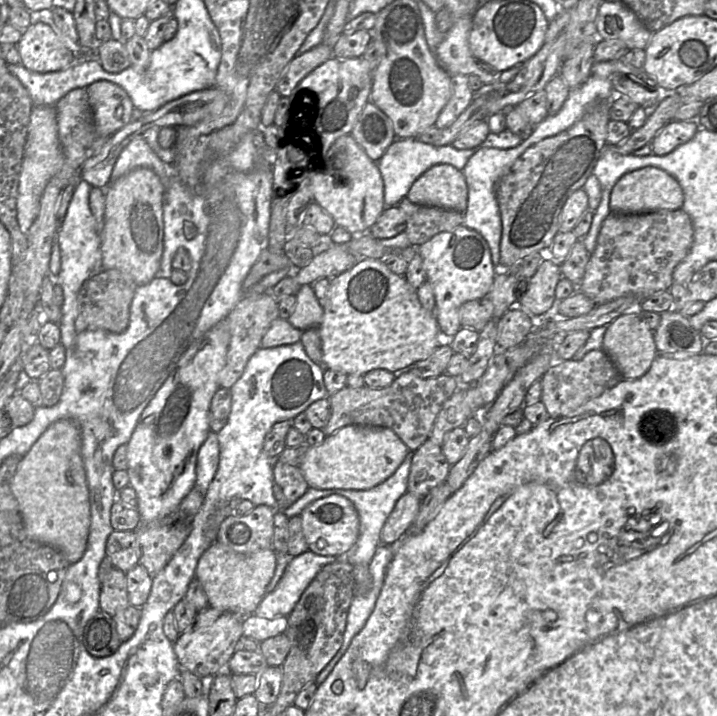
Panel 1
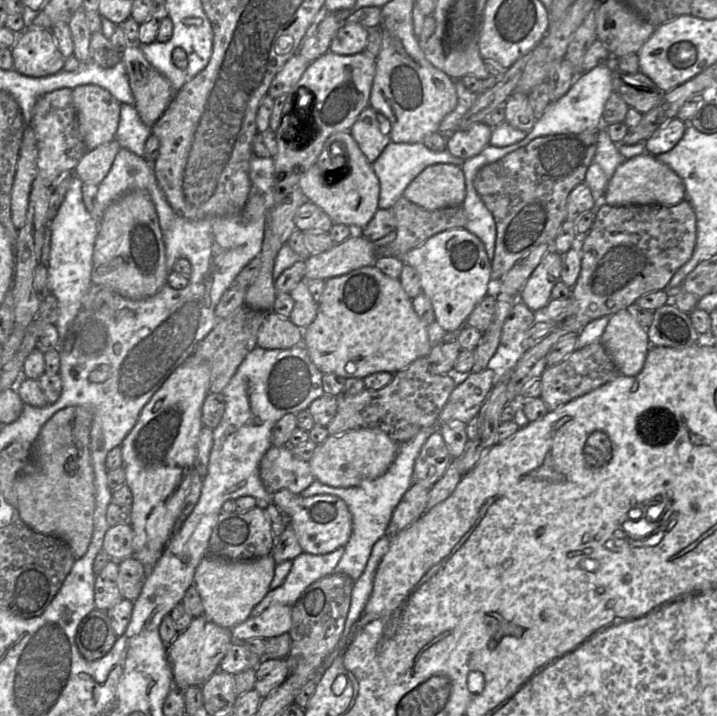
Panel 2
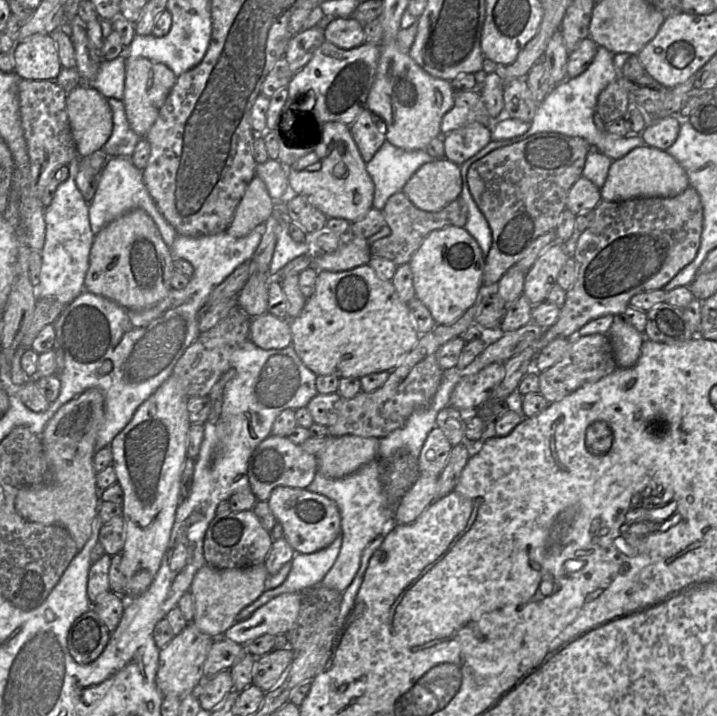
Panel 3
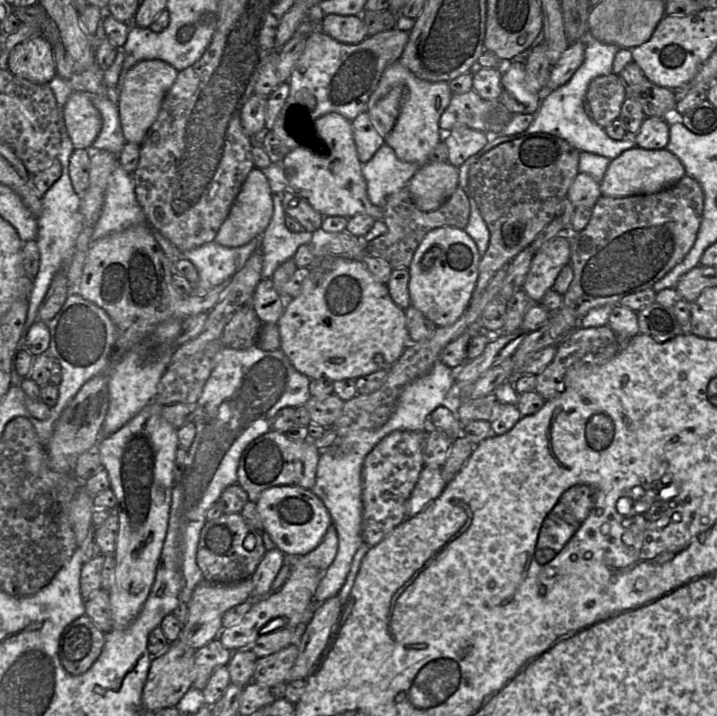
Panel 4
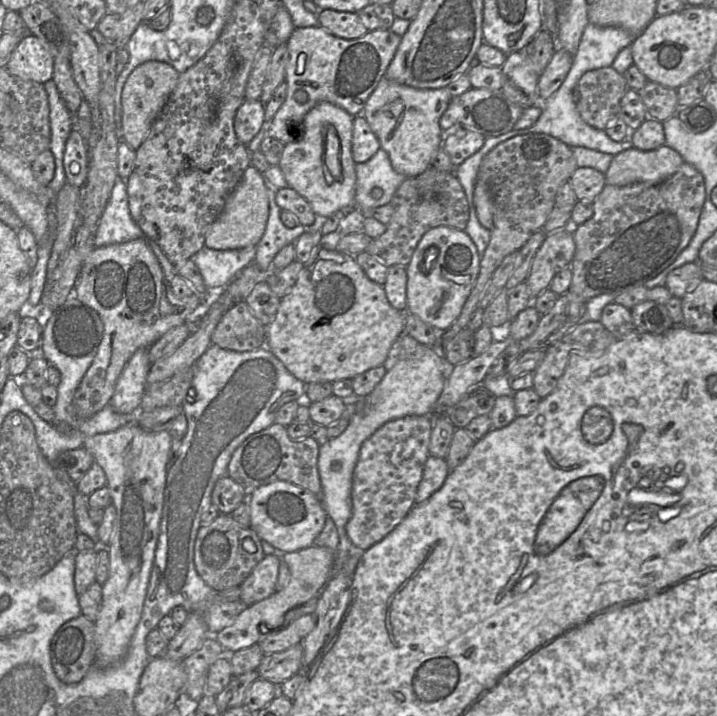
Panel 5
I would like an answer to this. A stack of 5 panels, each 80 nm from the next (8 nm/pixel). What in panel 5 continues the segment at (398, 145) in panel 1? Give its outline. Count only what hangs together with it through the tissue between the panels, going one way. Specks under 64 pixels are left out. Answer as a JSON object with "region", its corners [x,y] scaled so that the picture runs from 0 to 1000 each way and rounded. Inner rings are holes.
{"region":[[[529,208],[512,226],[498,228],[494,292],[513,299],[520,292],[544,284],[547,275],[566,247],[554,242],[540,212]],[[520,263],[534,265],[534,274],[523,279],[517,274]]]}

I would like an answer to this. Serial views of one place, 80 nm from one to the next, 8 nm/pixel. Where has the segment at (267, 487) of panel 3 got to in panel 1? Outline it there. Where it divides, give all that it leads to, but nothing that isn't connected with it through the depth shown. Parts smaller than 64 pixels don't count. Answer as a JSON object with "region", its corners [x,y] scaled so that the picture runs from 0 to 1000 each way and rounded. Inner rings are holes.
{"region":[[[381,642],[381,668],[396,690],[389,712],[410,704],[431,682],[417,651],[406,651],[388,642]]]}

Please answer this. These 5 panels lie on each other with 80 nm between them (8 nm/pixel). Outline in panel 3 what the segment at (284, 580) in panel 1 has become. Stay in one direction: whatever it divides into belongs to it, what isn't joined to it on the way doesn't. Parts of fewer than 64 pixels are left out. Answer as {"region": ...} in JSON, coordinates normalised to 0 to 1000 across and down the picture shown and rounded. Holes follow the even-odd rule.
{"region":[[[476,746],[455,765],[431,774],[413,772],[397,811],[384,823],[371,824],[349,845],[354,845],[349,860],[378,837],[397,828],[420,828],[445,817],[467,786],[477,760]]]}

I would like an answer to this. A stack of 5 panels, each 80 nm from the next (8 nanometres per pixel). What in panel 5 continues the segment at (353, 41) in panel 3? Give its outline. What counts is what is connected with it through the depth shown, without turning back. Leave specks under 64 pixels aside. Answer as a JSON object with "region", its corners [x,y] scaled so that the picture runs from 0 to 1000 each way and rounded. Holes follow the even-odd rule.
{"region":[[[453,13],[445,20],[444,27],[448,38],[478,54],[498,54],[513,45],[501,18]]]}

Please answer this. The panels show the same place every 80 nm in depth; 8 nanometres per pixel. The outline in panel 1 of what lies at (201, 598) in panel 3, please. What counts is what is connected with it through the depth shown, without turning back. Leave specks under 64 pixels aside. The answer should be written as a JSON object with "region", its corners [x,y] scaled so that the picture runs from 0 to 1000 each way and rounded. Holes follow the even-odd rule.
{"region":[[[297,757],[276,782],[272,807],[286,825],[291,848],[344,862],[356,856],[371,831],[385,789],[386,772],[381,765],[340,775],[305,757]]]}

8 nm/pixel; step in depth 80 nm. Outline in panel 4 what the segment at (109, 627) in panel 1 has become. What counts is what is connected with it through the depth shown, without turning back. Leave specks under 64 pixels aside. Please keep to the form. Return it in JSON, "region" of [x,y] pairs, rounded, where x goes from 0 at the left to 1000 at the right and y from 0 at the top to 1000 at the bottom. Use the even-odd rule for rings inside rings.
{"region":[[[117,858],[86,883],[81,904],[82,922],[96,941],[114,943],[139,916],[145,899],[146,884]]]}

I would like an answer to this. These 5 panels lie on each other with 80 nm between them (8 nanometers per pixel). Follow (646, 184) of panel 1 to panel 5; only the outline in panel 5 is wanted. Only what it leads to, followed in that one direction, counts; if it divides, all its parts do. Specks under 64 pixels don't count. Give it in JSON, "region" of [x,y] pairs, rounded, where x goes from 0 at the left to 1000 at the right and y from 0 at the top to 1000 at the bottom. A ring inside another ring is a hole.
{"region":[[[929,201],[909,211],[880,207],[855,219],[844,242],[845,257],[919,256],[943,242],[953,226],[951,218]]]}

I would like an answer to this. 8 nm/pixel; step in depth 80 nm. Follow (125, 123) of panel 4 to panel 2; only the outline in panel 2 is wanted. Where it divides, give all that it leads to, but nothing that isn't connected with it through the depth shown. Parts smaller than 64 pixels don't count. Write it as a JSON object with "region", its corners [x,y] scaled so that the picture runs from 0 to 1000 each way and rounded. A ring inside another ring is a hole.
{"region":[[[194,61],[176,64],[170,82],[187,135],[185,148],[198,170],[212,177],[232,154],[244,127],[206,87]]]}

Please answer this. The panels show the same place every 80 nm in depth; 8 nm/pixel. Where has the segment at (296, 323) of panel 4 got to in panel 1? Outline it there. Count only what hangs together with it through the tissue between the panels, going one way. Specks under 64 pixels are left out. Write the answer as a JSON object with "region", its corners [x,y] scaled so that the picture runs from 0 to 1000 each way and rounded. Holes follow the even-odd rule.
{"region":[[[529,362],[501,363],[488,377],[462,388],[456,423],[450,432],[450,444],[444,455],[449,479],[449,511],[483,524],[508,525],[524,515],[555,522],[572,517],[570,513],[596,500],[615,480],[625,480],[615,471],[605,437],[594,433],[584,422],[582,405],[563,385],[544,378]]]}

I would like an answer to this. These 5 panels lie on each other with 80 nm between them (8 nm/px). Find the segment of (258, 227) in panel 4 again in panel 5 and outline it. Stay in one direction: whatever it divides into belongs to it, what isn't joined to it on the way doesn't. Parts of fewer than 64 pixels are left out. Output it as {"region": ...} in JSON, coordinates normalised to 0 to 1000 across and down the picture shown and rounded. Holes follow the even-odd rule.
{"region":[[[349,230],[319,274],[310,297],[290,318],[286,344],[298,349],[329,349],[358,344],[371,320],[375,292],[370,249],[358,235]]]}

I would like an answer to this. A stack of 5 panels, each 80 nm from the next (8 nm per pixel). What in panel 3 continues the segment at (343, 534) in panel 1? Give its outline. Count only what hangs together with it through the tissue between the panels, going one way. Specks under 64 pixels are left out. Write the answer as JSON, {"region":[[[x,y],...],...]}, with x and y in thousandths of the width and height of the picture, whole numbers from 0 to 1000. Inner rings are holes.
{"region":[[[389,679],[379,684],[374,705],[392,733],[399,756],[413,772],[431,774],[457,764],[476,746],[476,719],[469,703],[425,683]]]}

